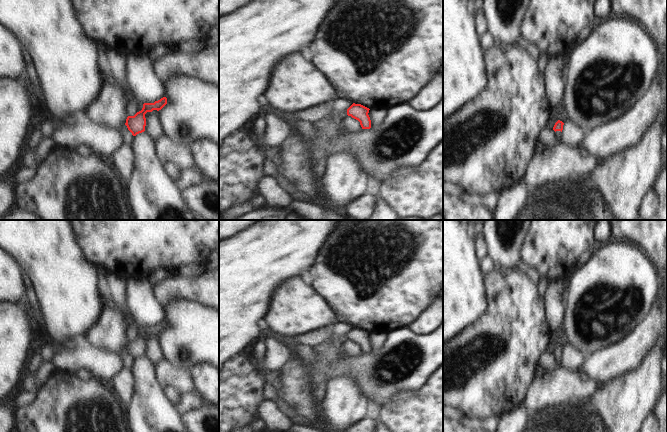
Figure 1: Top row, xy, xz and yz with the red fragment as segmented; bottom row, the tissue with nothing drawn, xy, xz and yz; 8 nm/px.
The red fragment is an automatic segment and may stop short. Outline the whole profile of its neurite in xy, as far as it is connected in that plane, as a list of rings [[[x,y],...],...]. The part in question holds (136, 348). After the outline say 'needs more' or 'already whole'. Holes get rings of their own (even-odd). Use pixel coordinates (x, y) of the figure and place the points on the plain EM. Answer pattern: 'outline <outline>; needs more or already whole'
outline [[[163,321],[154,327],[144,327],[141,335],[137,336],[134,340],[128,340],[125,349],[133,360],[145,355],[147,336],[153,334],[161,334],[167,328],[167,322]]]; already whole

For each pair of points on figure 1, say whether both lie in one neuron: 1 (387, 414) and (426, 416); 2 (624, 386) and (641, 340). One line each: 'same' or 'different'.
1: same
2: different

